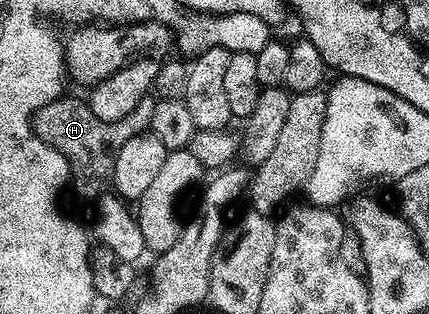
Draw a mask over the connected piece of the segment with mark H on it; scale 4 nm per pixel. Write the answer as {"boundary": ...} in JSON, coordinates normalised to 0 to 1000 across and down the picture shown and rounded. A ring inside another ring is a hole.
{"boundary":[[[354,306],[336,312],[303,357],[303,369],[284,369],[284,382],[273,389],[249,389],[228,382],[228,369],[219,369],[203,322],[186,315],[184,325],[177,312],[159,309],[131,312],[124,325],[110,325],[98,347],[82,354],[70,414],[82,436],[96,439],[105,459],[145,484],[145,497],[154,497],[172,592],[177,580],[179,611],[224,624],[254,589],[266,481],[284,459],[294,459],[303,433],[333,427],[352,404],[354,360],[366,315]]]}

